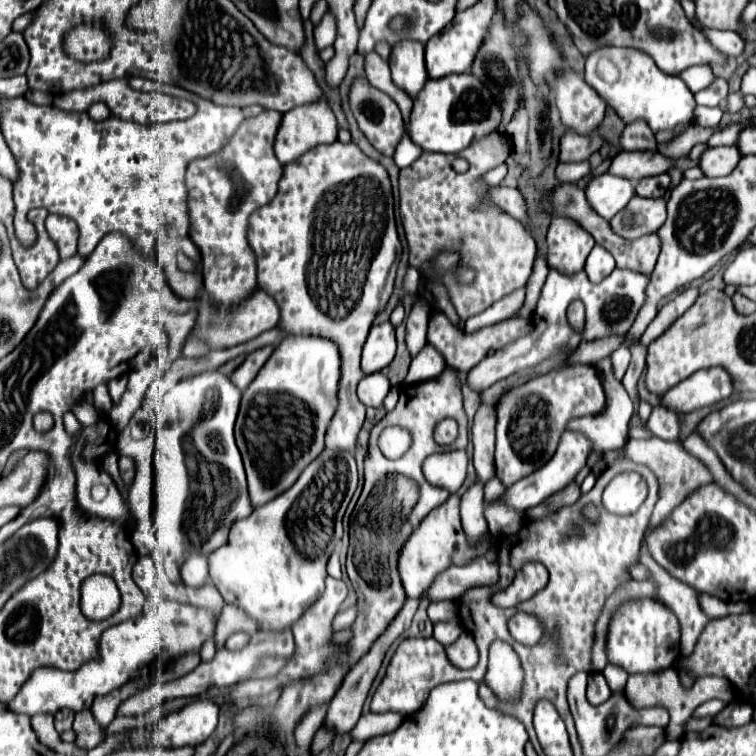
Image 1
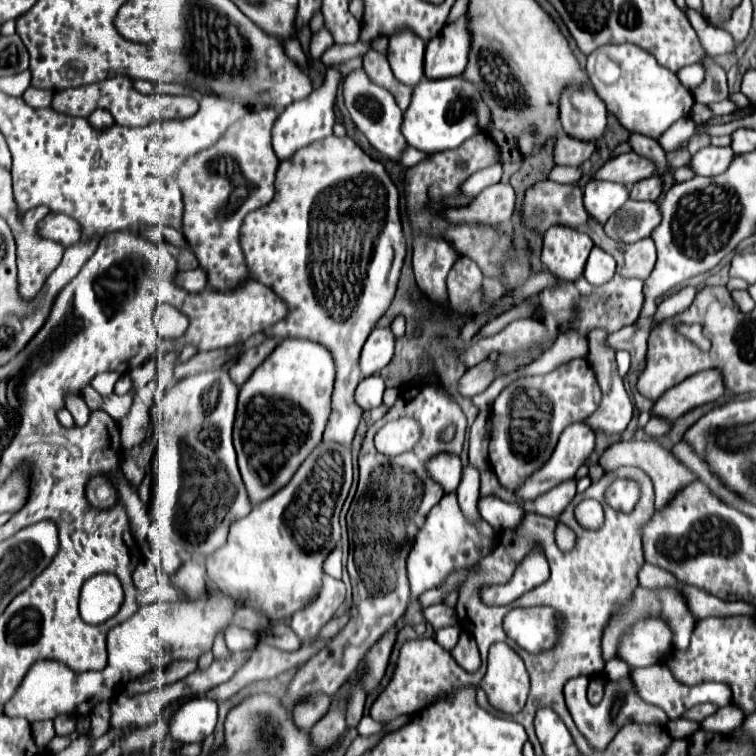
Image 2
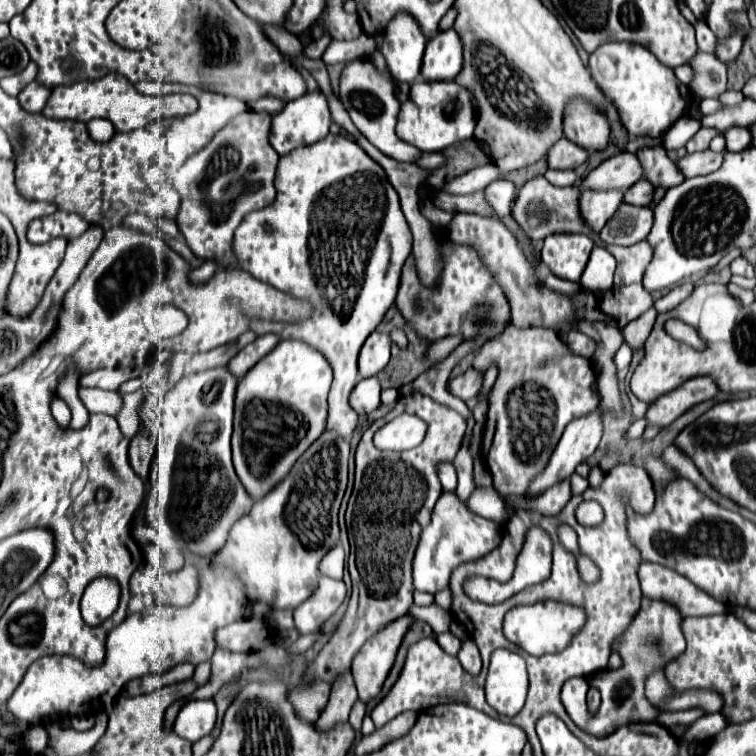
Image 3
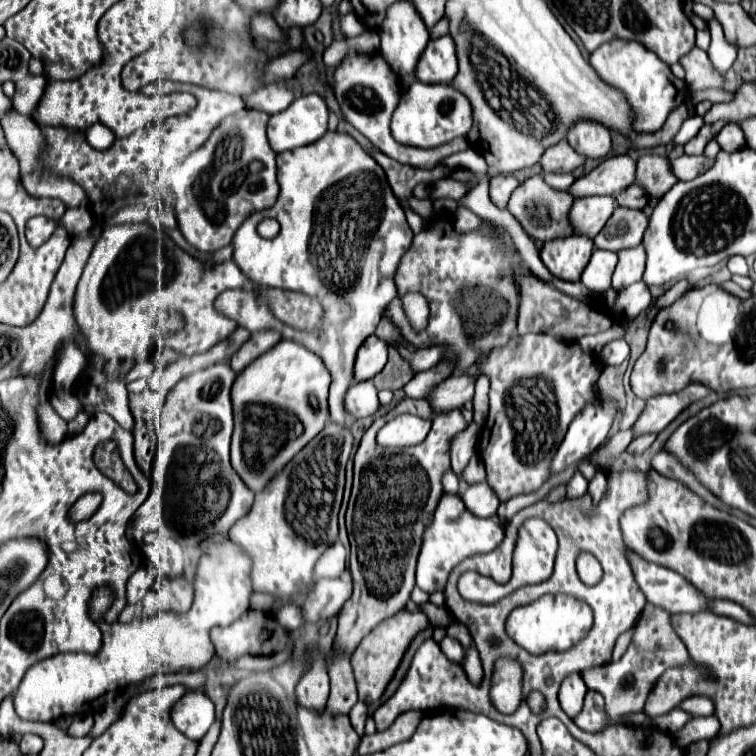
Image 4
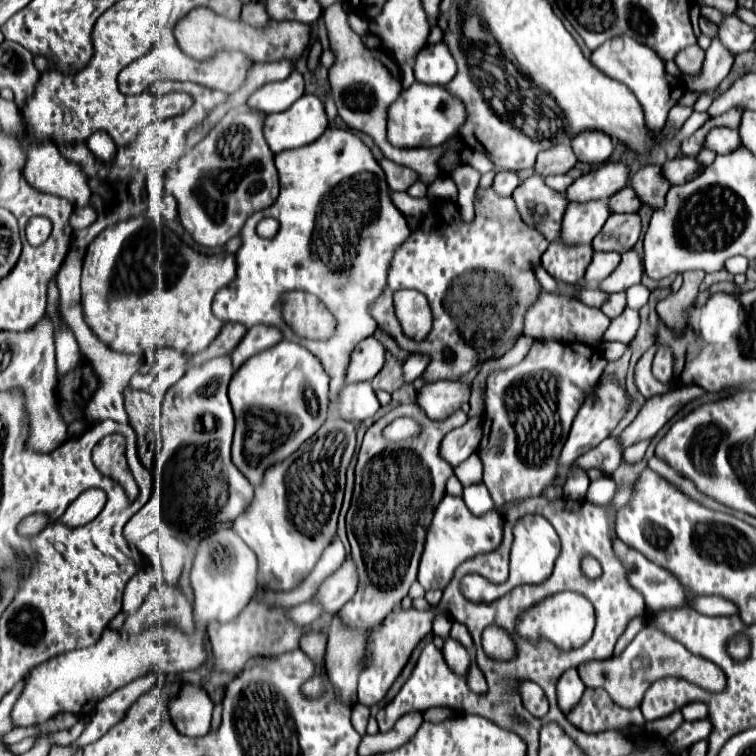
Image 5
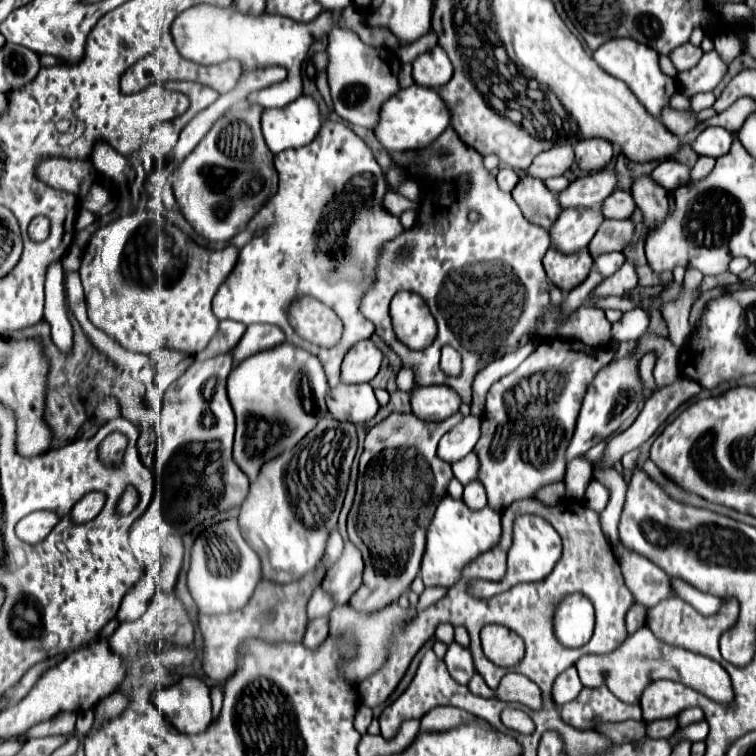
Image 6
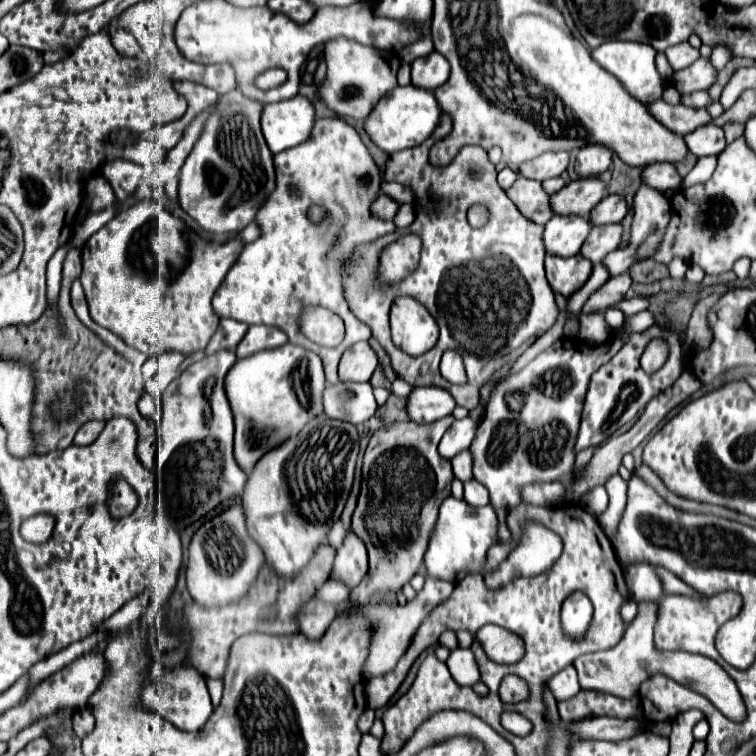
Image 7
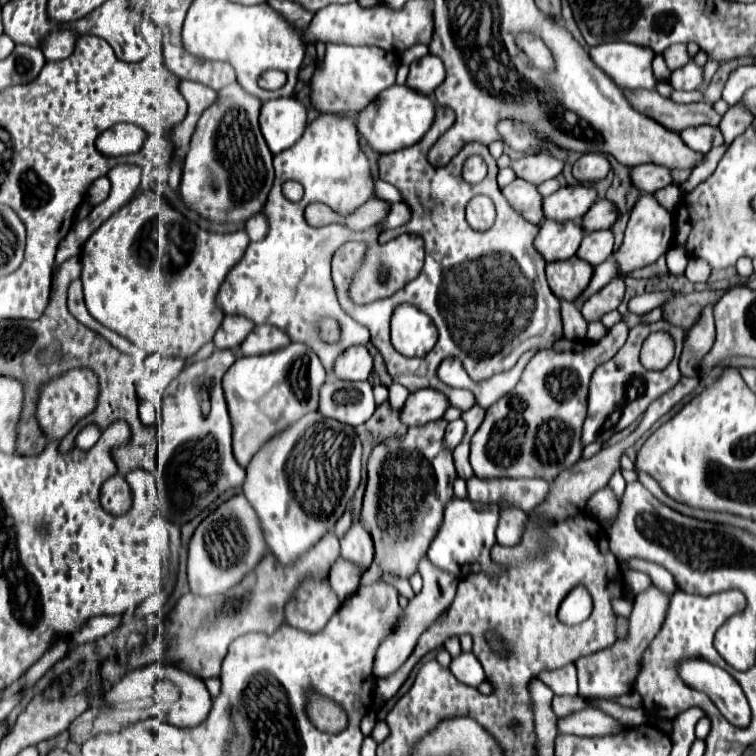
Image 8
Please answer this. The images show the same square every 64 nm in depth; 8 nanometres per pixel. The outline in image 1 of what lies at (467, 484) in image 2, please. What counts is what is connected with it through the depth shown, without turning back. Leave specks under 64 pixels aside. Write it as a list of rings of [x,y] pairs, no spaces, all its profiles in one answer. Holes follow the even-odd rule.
[[[480,478],[474,480],[472,486],[468,486],[468,490],[462,494],[460,498],[460,516],[462,516],[462,526],[468,534],[470,544],[478,542],[486,532],[488,532],[488,524],[484,520],[484,498],[482,498],[482,482]]]

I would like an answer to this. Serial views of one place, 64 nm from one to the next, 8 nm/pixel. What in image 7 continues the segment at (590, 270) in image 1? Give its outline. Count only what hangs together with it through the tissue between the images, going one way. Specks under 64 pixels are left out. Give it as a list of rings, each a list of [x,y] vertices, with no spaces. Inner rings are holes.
[[[640,186],[640,190],[636,192],[636,196],[634,196],[634,206],[632,206],[634,216],[633,222],[631,226],[631,239],[626,246],[626,248],[618,248],[618,250],[614,250],[614,252],[610,252],[606,258],[604,258],[604,264],[606,264],[606,268],[610,270],[610,274],[612,276],[618,276],[620,272],[624,274],[624,272],[628,272],[638,260],[648,260],[648,258],[652,258],[654,256],[654,252],[656,252],[656,248],[660,246],[660,240],[662,240],[662,236],[664,236],[664,230],[666,230],[666,226],[668,226],[668,222],[670,222],[670,204],[668,204],[668,200],[664,198],[664,194],[662,192],[656,192],[656,190],[652,190],[652,188],[648,188],[648,186]]]

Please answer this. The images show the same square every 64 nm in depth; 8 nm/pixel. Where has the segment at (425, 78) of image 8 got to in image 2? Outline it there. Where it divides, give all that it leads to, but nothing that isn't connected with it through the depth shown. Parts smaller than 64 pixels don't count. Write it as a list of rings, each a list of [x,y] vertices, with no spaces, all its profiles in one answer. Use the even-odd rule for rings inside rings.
[[[466,16],[442,28],[438,36],[428,40],[424,56],[424,76],[426,78],[452,78],[460,76],[468,62],[470,32]]]

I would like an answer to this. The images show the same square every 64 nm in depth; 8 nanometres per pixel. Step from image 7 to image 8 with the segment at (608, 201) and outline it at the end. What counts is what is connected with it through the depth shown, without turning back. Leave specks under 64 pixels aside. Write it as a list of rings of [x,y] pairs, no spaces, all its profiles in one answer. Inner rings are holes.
[[[596,200],[592,204],[592,208],[586,212],[586,216],[582,218],[582,228],[586,232],[596,232],[596,230],[608,230],[618,218],[618,210],[612,202],[604,200]]]

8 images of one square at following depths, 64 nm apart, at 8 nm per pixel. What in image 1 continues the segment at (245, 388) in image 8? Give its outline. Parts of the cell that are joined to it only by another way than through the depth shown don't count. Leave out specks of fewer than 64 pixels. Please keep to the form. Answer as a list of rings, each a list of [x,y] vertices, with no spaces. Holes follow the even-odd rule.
[[[286,336],[264,368],[256,374],[256,380],[248,386],[242,394],[240,412],[236,418],[236,446],[242,454],[250,502],[254,508],[270,502],[272,498],[280,496],[280,492],[288,490],[292,482],[300,476],[300,472],[324,450],[324,434],[336,410],[336,392],[340,380],[340,354],[336,344],[330,340],[316,338],[316,336]]]

